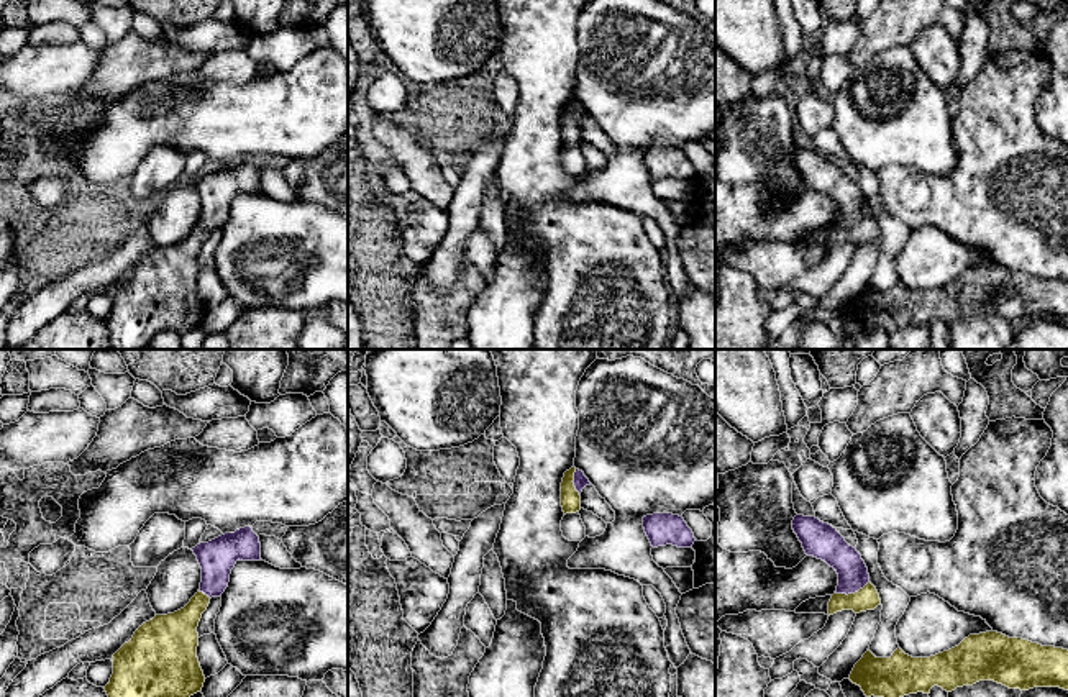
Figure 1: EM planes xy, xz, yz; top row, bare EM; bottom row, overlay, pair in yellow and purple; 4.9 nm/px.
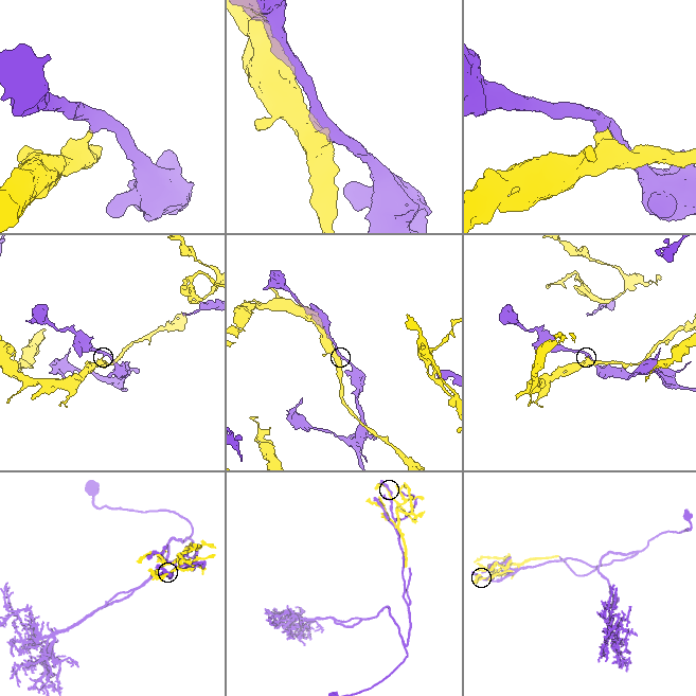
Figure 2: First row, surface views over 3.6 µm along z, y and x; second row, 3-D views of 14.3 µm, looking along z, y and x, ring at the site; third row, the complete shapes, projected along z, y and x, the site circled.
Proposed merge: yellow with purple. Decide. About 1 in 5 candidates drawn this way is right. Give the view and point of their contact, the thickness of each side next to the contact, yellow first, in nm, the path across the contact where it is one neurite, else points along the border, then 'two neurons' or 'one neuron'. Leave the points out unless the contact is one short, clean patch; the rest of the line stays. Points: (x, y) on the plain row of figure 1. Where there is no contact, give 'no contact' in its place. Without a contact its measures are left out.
meets yellow in yz at (852, 227); 110 nm thick on the yellow side, 150 nm on the other; border along yz (868, 214), (853, 225), (835, 225); two neurons

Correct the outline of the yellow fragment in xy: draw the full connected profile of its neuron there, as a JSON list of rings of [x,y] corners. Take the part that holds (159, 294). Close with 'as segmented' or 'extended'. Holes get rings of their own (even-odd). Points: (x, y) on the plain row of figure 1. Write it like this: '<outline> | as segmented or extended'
[[[199,223],[184,241],[143,256],[113,287],[113,307],[103,320],[113,349],[148,349],[162,331],[184,335],[202,323],[205,308],[197,290],[197,259],[208,236],[210,230]]] | as segmented

